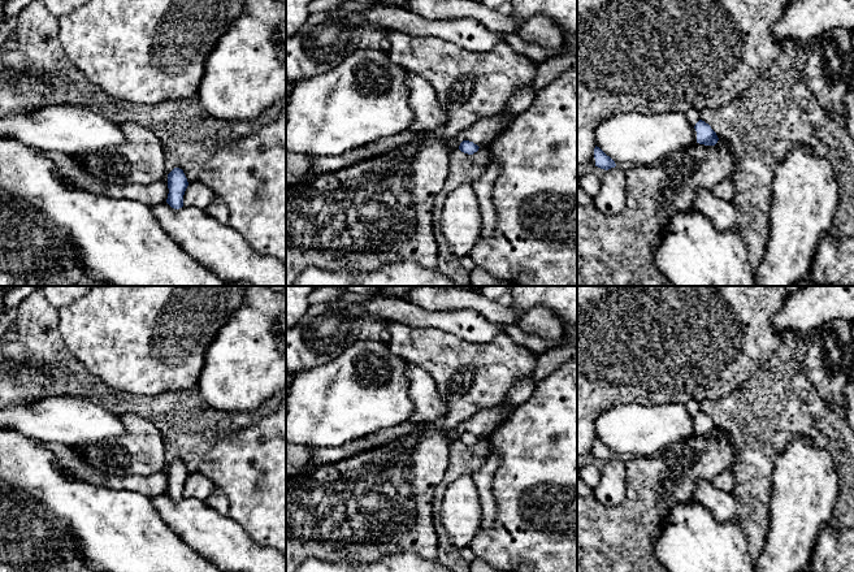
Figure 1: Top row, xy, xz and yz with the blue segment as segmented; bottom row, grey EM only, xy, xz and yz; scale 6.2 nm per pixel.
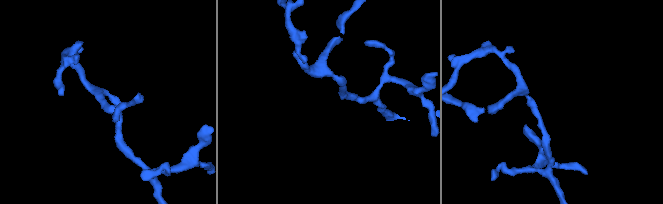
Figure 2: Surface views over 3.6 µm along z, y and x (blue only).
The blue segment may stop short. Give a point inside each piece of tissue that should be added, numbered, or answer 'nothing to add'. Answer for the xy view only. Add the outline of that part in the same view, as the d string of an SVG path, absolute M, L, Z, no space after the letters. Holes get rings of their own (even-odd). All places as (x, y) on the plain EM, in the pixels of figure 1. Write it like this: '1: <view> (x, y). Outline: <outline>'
nothing to add

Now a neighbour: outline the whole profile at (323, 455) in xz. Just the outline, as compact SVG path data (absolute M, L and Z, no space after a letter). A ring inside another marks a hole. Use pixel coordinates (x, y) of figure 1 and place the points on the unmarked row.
M409 420L376 432L368 437L343 443L339 447L316 447L313 454L313 463L321 465L343 460L359 452L383 446L394 439L402 438L403 436L417 434L421 430L421 426L422 424L416 424Z

